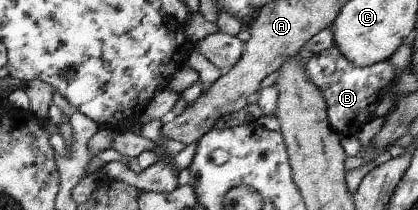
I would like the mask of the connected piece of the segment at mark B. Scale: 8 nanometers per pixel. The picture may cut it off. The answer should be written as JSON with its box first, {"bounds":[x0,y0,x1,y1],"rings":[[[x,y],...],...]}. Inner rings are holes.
{"bounds":[304,45,399,137],"rings":[[[334,45],[327,50],[312,54],[312,57],[306,59],[304,64],[304,73],[308,81],[322,93],[322,99],[326,105],[327,122],[340,137],[355,135],[366,121],[375,117],[374,109],[381,98],[380,89],[394,83],[396,79],[394,75],[399,72],[390,65],[389,59],[368,67],[356,67],[350,61],[346,61]],[[326,53],[334,61],[332,67],[326,67]]]}

